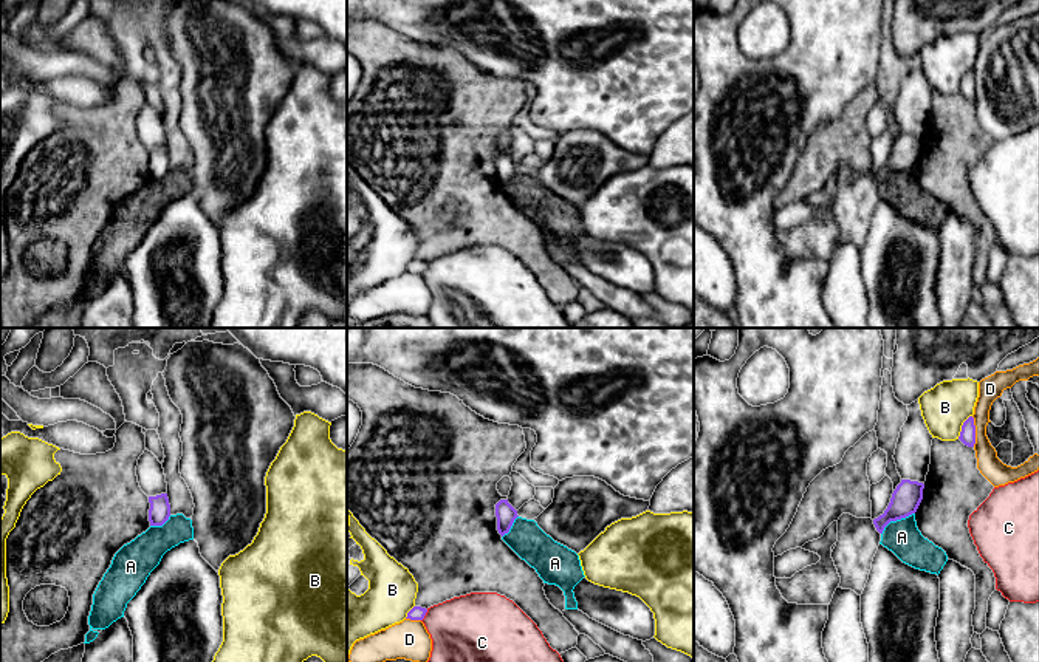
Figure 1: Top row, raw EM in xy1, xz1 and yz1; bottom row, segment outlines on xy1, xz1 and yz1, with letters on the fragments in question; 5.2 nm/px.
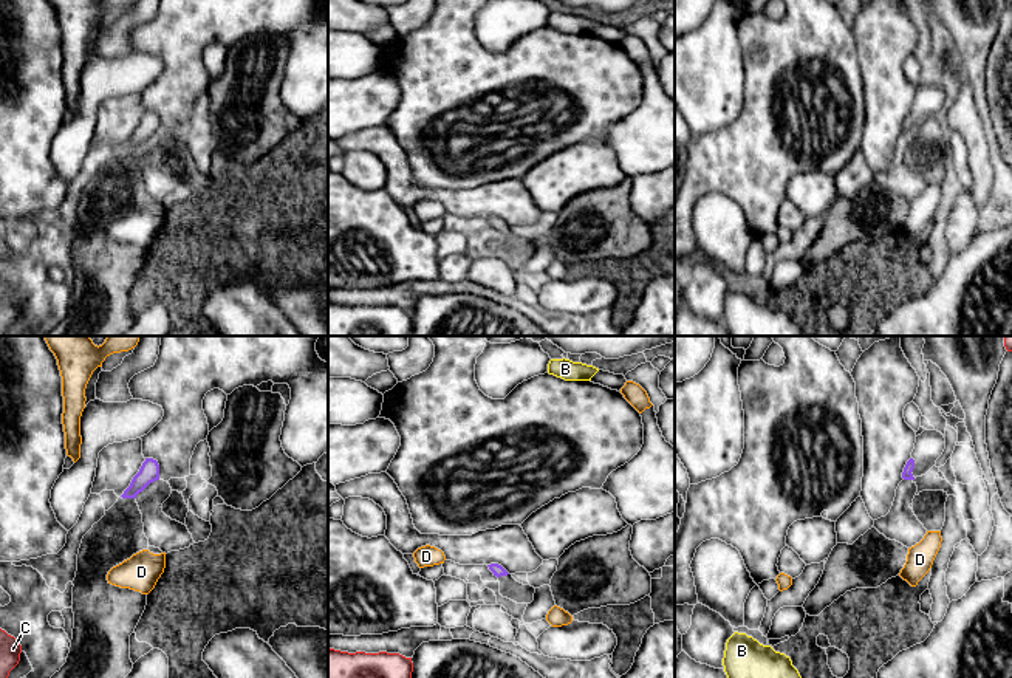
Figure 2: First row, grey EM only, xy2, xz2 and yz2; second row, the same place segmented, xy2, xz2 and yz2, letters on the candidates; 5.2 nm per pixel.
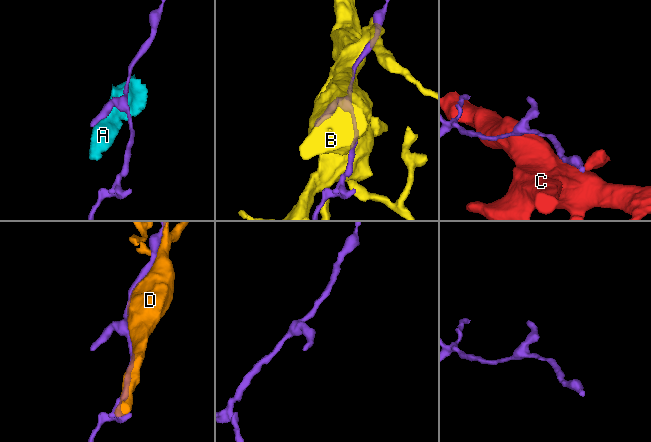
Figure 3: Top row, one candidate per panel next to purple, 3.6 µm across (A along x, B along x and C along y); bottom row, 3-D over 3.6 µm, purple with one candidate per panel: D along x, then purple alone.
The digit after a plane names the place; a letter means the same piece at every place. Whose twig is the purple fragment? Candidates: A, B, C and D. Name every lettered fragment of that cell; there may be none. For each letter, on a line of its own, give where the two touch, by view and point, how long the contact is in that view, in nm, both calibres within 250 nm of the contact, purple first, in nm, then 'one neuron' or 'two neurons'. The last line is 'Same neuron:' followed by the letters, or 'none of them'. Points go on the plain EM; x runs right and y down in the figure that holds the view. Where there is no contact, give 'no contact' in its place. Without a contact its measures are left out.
A: yz1 (895, 174) | 200 nm | 150/180 nm | two neurons
B: yz1 (962, 81) | 150 nm | 80/240 nm | two neurons
C: xz1 (425, 268) | 70 nm | 80/380 nm | two neurons
D: yz1 (974, 85) | 160 nm | 80/120 nm | two neurons
Same neuron: none of them

